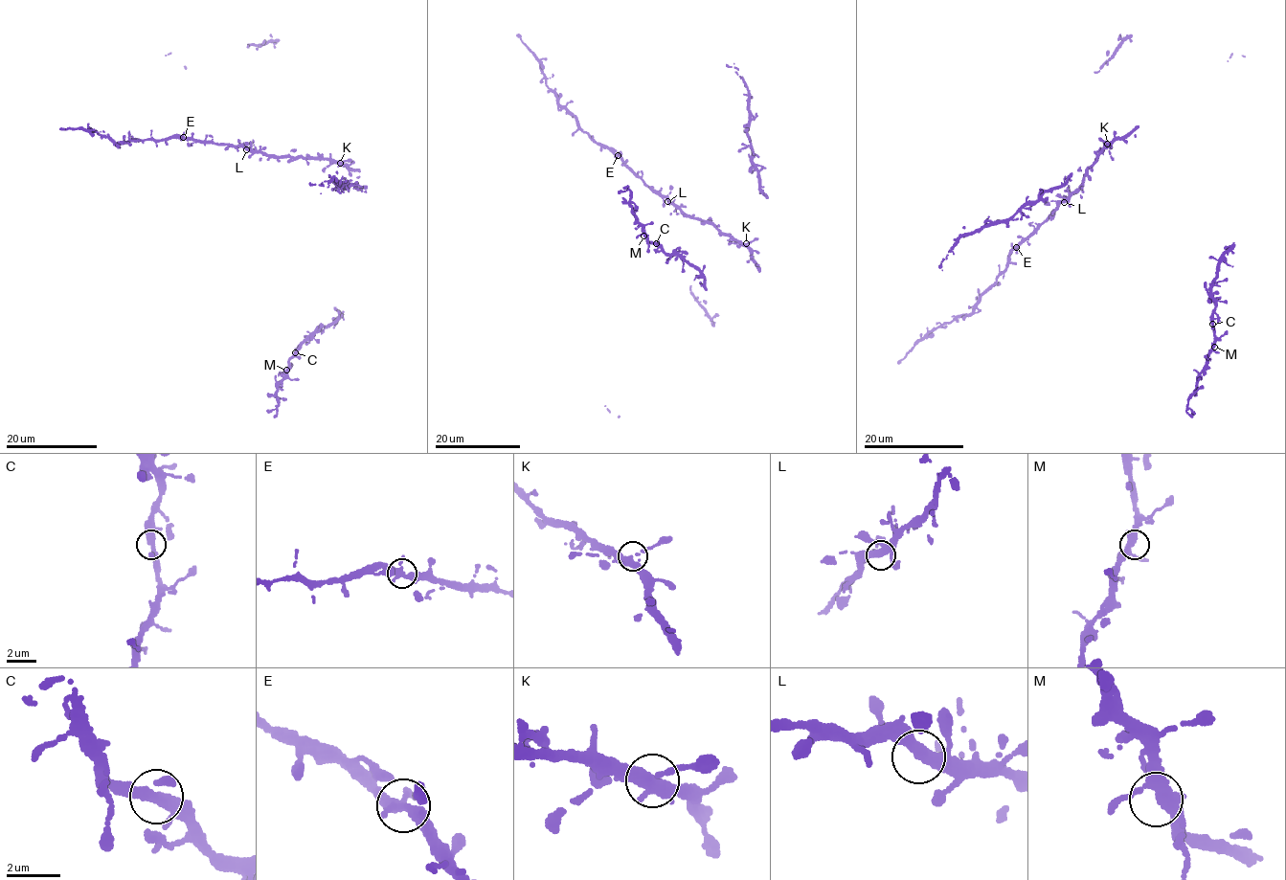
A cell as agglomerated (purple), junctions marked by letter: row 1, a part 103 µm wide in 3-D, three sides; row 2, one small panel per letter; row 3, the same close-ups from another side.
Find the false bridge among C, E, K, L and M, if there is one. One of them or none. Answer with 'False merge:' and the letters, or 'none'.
False merge: none

